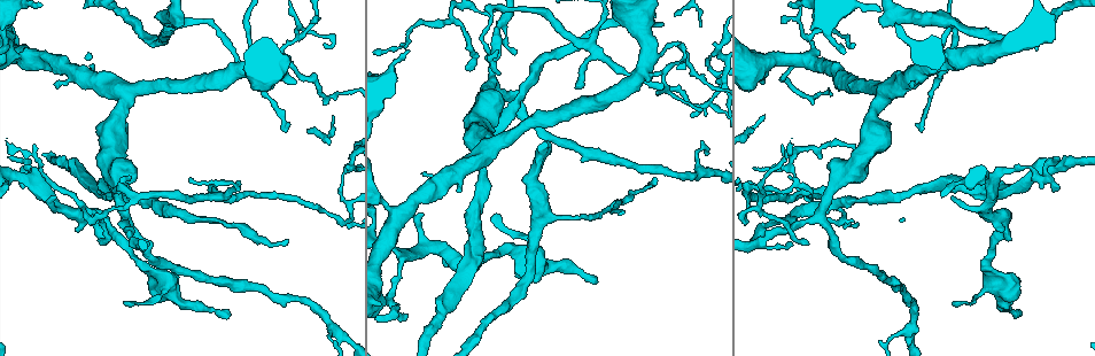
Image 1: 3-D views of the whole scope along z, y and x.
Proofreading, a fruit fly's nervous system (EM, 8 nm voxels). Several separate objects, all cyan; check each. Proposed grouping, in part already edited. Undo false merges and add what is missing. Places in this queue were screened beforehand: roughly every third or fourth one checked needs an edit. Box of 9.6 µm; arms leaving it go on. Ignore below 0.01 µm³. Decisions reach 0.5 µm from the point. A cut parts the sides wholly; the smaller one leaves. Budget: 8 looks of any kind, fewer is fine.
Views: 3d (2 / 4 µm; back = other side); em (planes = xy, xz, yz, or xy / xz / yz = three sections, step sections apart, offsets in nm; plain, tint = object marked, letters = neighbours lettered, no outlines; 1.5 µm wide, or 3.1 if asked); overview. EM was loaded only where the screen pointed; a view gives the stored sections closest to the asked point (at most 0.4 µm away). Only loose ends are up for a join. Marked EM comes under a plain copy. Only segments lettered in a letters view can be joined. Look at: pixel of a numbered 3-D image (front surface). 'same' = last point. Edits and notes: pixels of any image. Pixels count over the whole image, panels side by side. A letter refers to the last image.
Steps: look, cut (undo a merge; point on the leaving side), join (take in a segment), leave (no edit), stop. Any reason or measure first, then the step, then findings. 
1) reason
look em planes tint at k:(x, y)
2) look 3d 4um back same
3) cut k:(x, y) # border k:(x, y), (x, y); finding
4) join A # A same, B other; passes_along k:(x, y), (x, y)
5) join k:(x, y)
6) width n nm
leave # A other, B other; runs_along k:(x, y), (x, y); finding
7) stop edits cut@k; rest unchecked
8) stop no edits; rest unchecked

abrupt turn
look 3d 2um at 1:(239, 182)

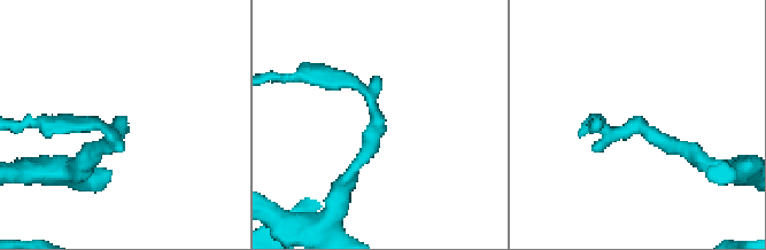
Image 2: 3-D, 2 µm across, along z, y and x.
look em xz step 8 letters at 2:(120, 128)

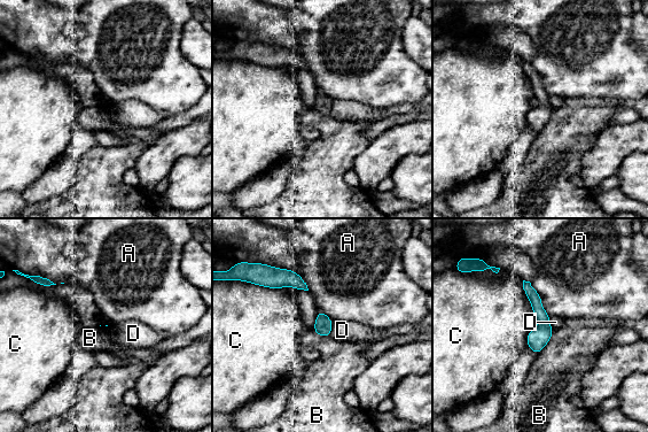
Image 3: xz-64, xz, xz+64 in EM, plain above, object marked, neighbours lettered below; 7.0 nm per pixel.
width 20 nm
leave # A other, B other, C other, D other; border 3:(333, 321), (329, 336); all the same cell

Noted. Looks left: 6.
thin end
look 3d 2um back at 1:(286, 241)

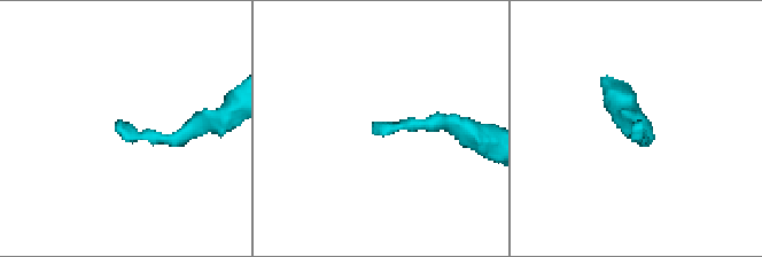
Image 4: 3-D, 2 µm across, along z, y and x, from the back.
now the EM
look em xz step 4 tint at 4:(374, 122)

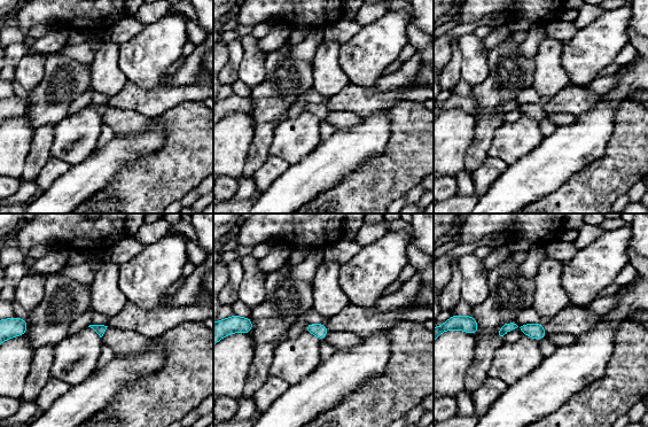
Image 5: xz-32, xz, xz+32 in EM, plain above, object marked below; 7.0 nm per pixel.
see the neighbours
look em xz step 4 letters same

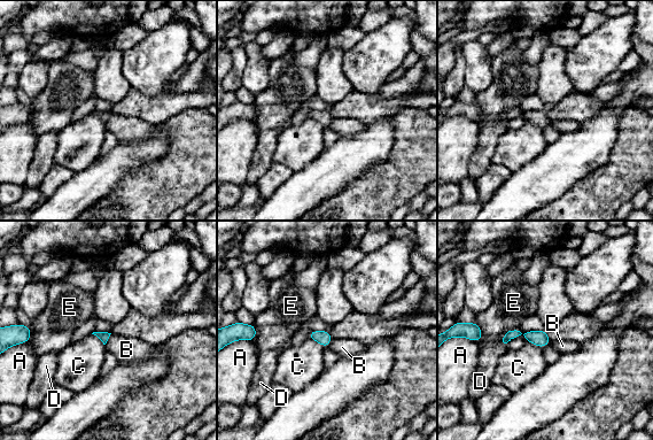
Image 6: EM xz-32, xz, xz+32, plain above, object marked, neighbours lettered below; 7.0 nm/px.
leave # A other, B other, C other, D other, E other; border 6:(110, 333), (105, 345); no lettered segment goes on from it

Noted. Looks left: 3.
abrupt turn
look em planes letters at 1:(842, 224)

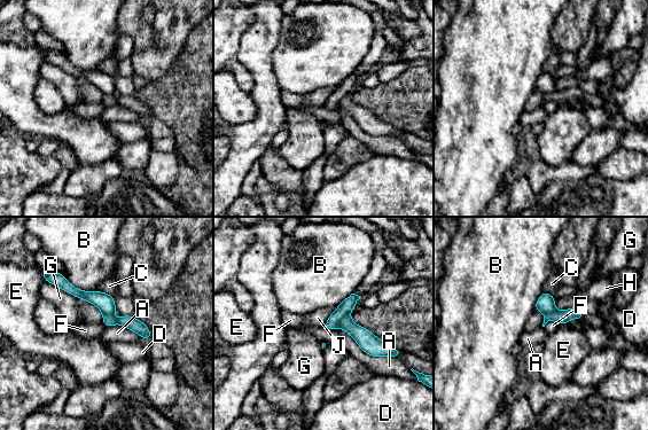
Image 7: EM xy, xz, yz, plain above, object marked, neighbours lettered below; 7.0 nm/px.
width 120 nm
cut 7:(344, 309) # A other, B other, C other, D other, E other, F other, G other, H other, J other; part_leaving 7:(354, 297), (327, 326); a second cell is stuck on

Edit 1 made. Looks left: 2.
stop edits cut@7; rest unchecked

